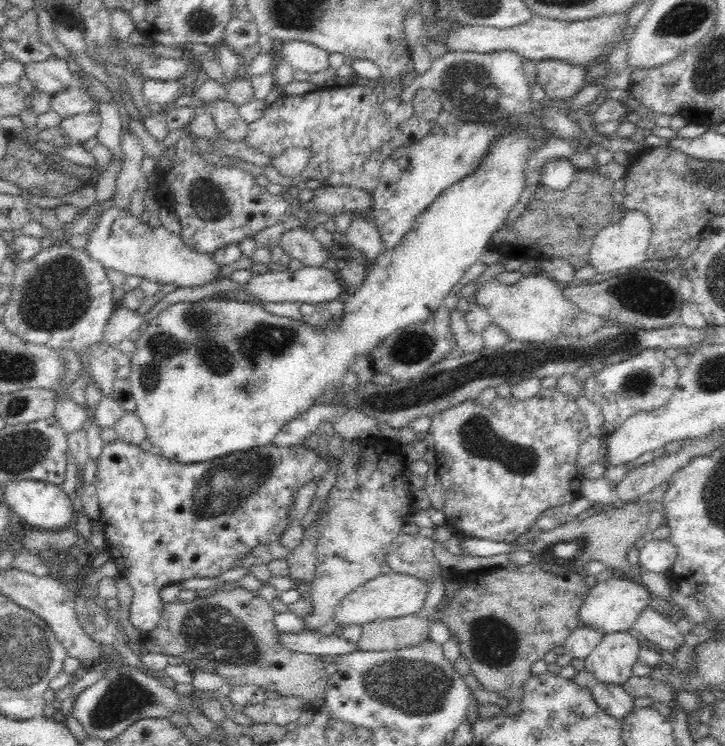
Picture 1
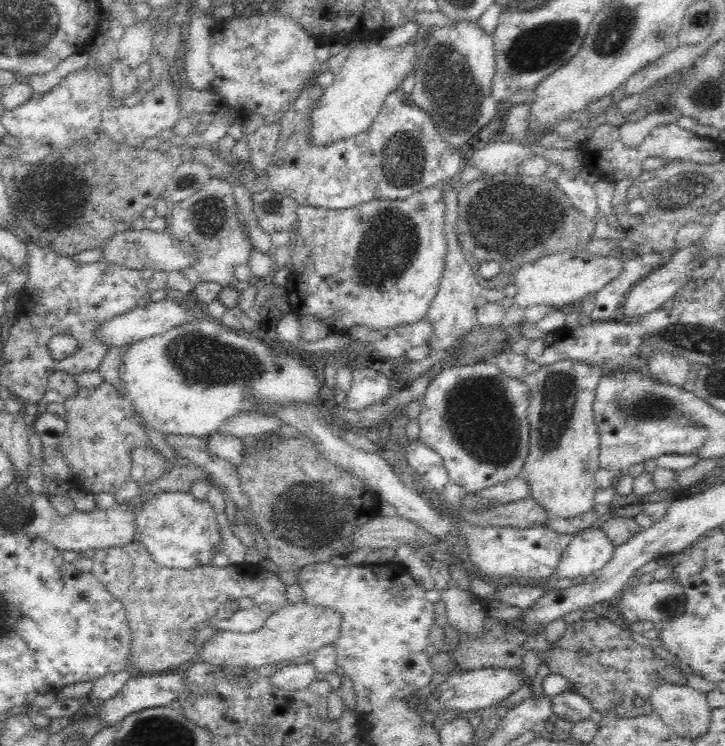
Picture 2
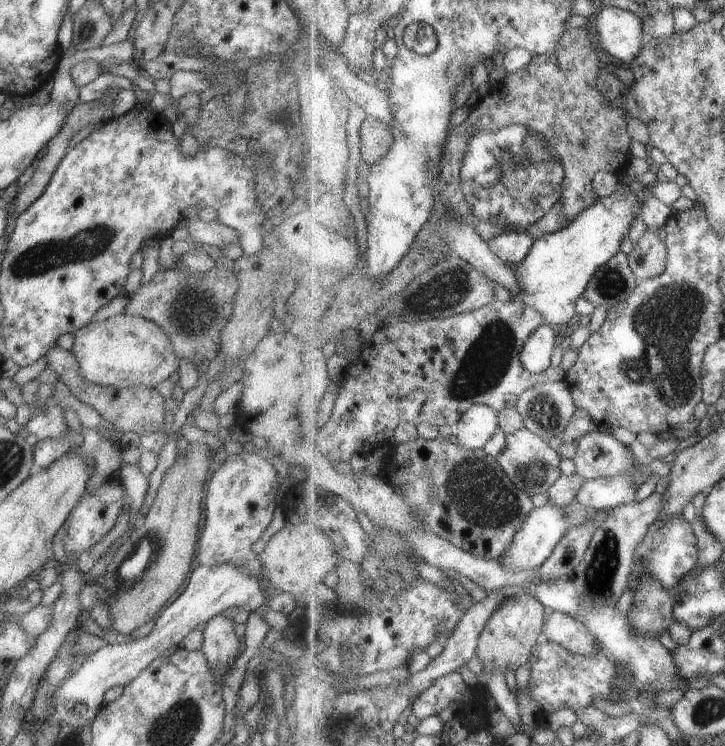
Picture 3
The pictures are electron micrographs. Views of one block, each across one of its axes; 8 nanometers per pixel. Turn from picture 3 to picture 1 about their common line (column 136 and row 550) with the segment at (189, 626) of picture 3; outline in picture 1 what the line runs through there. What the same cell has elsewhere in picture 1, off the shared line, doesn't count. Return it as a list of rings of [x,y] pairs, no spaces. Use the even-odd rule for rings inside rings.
[[[649,537],[639,550],[639,565],[649,572],[665,572],[670,568],[676,558],[676,547],[667,539],[654,539]]]

